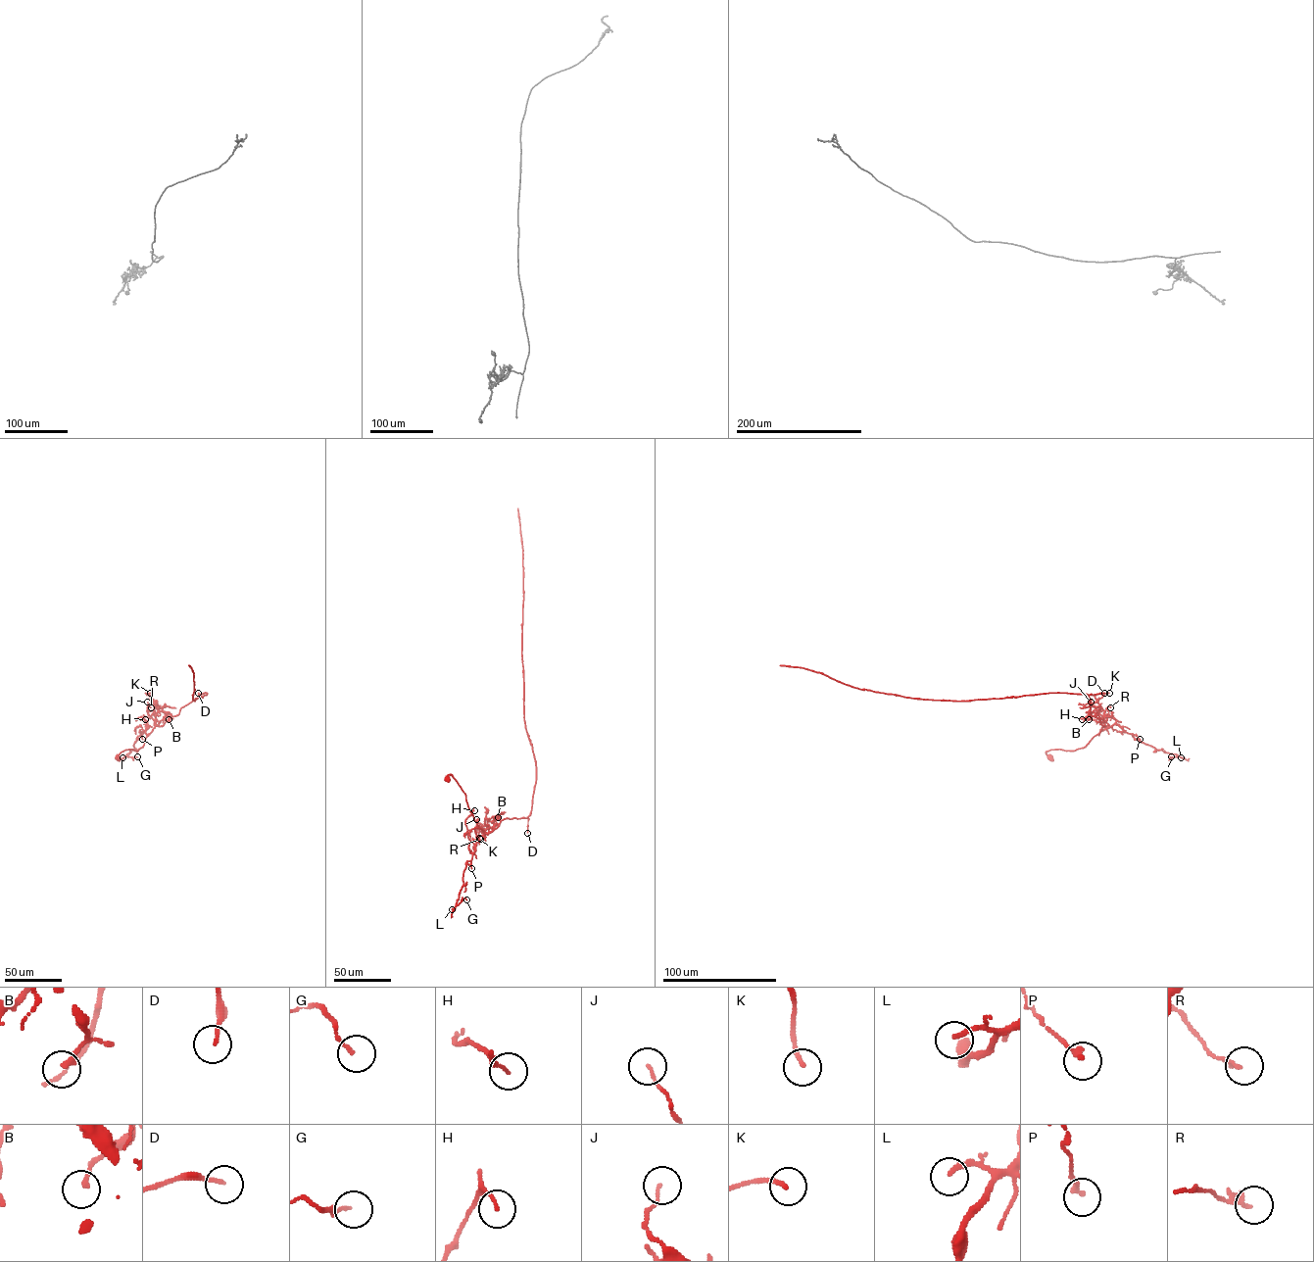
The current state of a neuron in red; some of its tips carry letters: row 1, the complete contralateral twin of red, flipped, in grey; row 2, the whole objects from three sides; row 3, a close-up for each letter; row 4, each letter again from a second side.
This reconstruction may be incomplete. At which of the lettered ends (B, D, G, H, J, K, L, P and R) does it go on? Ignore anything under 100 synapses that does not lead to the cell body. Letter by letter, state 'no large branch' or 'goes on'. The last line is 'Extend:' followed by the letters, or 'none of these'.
B: no large branch
D: no large branch
G: no large branch
H: no large branch
J: no large branch
K: no large branch
L: no large branch
P: no large branch
R: no large branch
Extend: none of these

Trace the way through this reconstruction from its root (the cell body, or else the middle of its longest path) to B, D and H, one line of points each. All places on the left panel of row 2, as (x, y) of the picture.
B: (118, 757), (124, 751), (137, 751), (143, 746), (155, 725), (155, 705), (159, 710), (170, 714), (169, 719)
D: (118, 757), (124, 751), (141, 748), (156, 726), (177, 715), (198, 693)
H: (118, 757), (124, 751), (137, 751), (143, 746), (149, 734), (147, 721), (136, 719), (145, 719)

